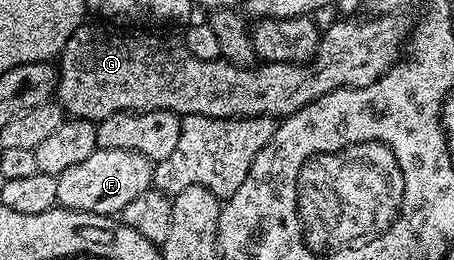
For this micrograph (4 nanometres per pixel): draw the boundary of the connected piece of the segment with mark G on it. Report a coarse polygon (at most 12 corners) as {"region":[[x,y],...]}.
{"region":[[393,16],[324,27],[311,64],[195,60],[157,32],[83,24],[68,117],[174,110],[284,120],[398,61]]}

